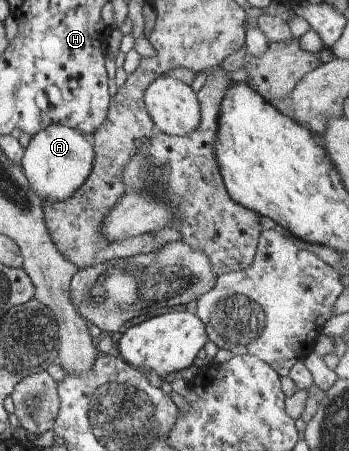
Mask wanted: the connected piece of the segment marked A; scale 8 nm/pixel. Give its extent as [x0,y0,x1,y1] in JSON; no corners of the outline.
[21,123,95,207]

